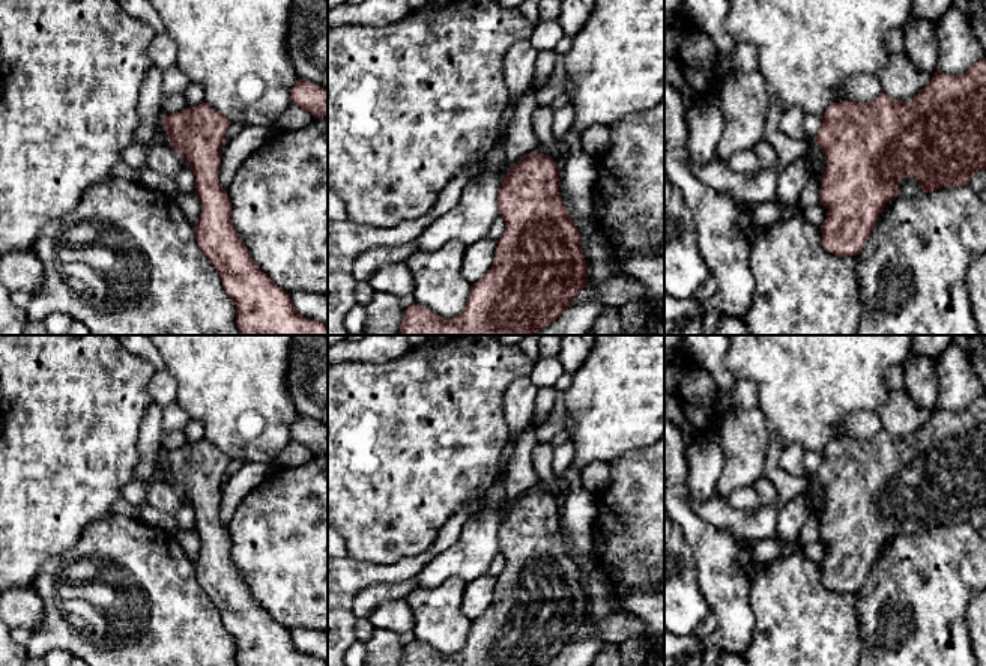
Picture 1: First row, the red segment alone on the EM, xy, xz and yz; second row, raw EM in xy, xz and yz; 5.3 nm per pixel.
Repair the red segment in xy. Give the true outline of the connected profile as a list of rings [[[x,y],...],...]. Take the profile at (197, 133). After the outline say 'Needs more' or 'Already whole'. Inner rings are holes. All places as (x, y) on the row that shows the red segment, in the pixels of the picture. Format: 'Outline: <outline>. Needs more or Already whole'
Outline: [[[204,101],[162,116],[170,146],[195,176],[201,213],[194,224],[197,244],[221,277],[236,305],[239,335],[328,335],[328,323],[301,316],[290,295],[251,259],[233,223],[231,203],[221,186],[221,149],[230,120]]]. Already whole

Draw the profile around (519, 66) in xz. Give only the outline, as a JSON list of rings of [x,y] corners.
[[[529,41],[516,42],[504,60],[504,80],[510,96],[523,93],[532,83],[538,51]]]

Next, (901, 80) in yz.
[[[905,53],[890,54],[884,69],[876,74],[882,92],[899,101],[912,102],[932,80],[932,74],[918,71]]]

